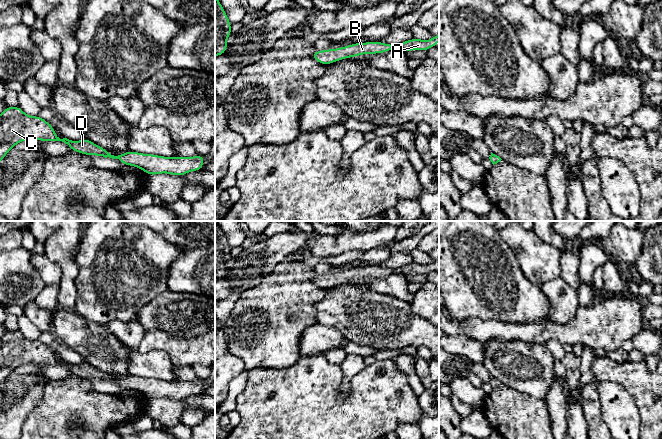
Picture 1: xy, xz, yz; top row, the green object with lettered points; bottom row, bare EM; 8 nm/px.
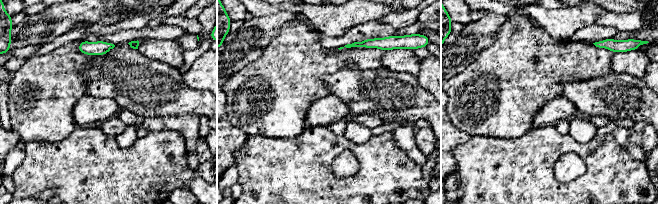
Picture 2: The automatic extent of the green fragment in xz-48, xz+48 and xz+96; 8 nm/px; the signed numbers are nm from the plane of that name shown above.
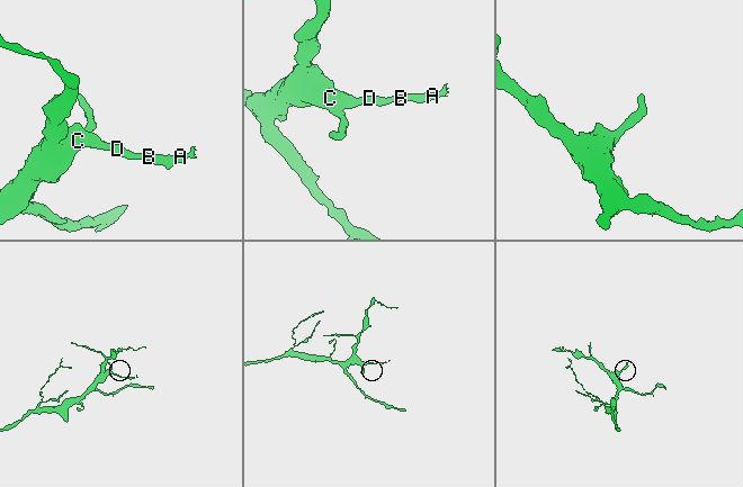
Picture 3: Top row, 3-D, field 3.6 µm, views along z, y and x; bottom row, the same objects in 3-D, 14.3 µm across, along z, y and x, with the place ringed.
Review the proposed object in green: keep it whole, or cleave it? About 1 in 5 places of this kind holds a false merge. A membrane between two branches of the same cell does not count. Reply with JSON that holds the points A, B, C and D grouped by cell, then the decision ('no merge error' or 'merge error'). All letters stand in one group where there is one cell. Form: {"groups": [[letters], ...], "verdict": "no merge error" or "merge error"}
{"groups": [["A", "B", "C", "D"]], "verdict": "no merge error"}

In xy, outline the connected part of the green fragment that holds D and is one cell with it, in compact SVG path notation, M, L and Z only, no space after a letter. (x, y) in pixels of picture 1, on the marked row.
M6 107L0 114L0 160L19 142L27 139L40 141L62 141L72 151L85 155L97 155L117 159L128 166L136 166L149 176L168 173L175 176L185 175L190 171L203 169L206 156L195 157L163 157L159 155L143 154L128 151L118 156L111 155L107 149L97 146L88 139L73 141L67 138L60 139L54 128L40 116L26 115L18 107Z

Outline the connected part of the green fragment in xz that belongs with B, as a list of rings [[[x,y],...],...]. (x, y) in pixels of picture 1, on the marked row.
[[[439,34],[434,35],[430,40],[424,41],[422,39],[410,39],[399,44],[386,44],[377,41],[367,43],[354,43],[352,45],[344,46],[342,48],[329,49],[329,50],[316,50],[311,55],[317,62],[327,65],[334,63],[338,60],[349,57],[357,57],[362,54],[376,54],[385,53],[389,50],[401,50],[404,52],[411,50],[427,51],[431,47],[435,47],[439,42]]]

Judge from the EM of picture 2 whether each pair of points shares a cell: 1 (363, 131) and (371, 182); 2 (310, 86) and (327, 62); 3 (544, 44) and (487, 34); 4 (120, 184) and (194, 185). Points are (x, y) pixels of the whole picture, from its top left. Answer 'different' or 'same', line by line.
1: different
2: same
3: different
4: different

